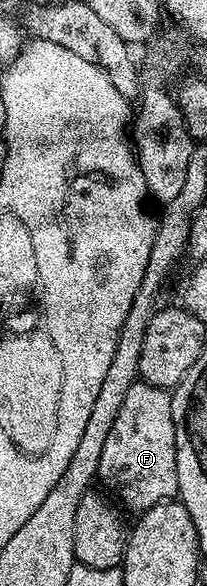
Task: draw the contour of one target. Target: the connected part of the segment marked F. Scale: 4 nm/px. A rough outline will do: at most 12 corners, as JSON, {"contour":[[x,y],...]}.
{"contour":[[138,379],[100,454],[134,515],[178,491],[171,394]]}

